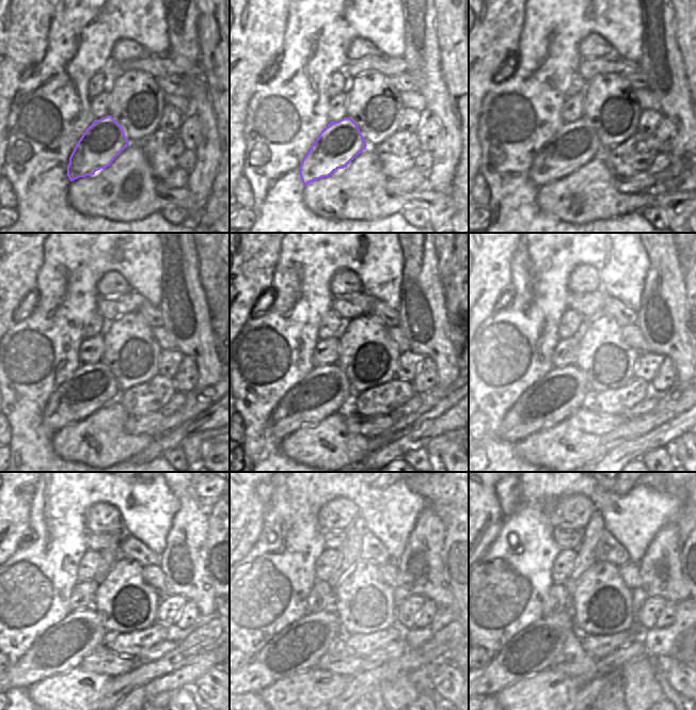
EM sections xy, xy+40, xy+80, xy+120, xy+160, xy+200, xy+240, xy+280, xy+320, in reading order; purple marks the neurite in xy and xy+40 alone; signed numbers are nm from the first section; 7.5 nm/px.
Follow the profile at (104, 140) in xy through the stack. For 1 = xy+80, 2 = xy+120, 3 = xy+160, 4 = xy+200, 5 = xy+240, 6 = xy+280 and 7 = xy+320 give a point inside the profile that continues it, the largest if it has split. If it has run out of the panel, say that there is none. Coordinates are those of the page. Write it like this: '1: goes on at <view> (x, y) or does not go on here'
1: goes on at xy+80 (574, 144)
2: goes on at xy+120 (92, 387)
3: goes on at xy+160 (326, 390)
4: goes on at xy+200 (553, 398)
5: goes on at xy+240 (64, 646)
6: goes on at xy+280 (299, 647)
7: goes on at xy+320 (534, 649)

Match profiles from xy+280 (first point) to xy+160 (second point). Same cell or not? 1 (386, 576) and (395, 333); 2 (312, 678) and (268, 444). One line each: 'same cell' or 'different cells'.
1: same cell
2: different cells

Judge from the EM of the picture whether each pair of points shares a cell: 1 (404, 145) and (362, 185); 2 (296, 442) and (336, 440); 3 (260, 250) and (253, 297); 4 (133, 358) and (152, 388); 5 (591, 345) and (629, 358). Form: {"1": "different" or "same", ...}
{"1": "different", "2": "same", "3": "same", "4": "different", "5": "same"}

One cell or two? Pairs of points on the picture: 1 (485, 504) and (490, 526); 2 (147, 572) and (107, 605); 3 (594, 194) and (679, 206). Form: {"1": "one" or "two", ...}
{"1": "one", "2": "two", "3": "one"}

